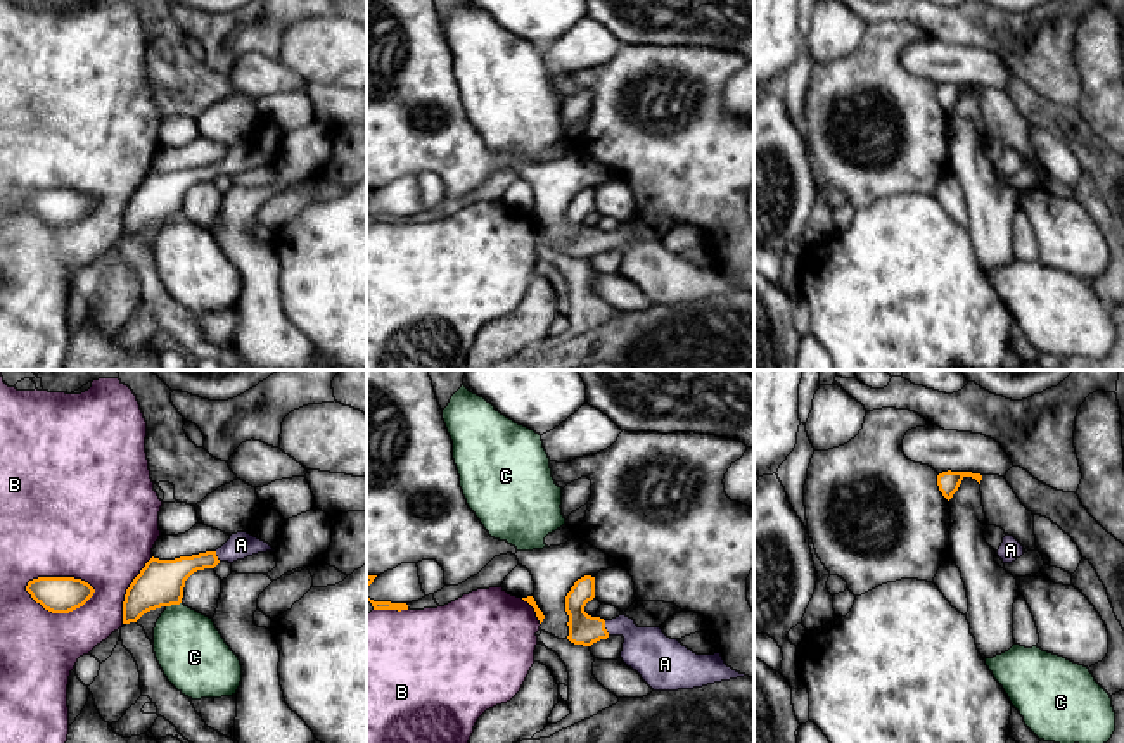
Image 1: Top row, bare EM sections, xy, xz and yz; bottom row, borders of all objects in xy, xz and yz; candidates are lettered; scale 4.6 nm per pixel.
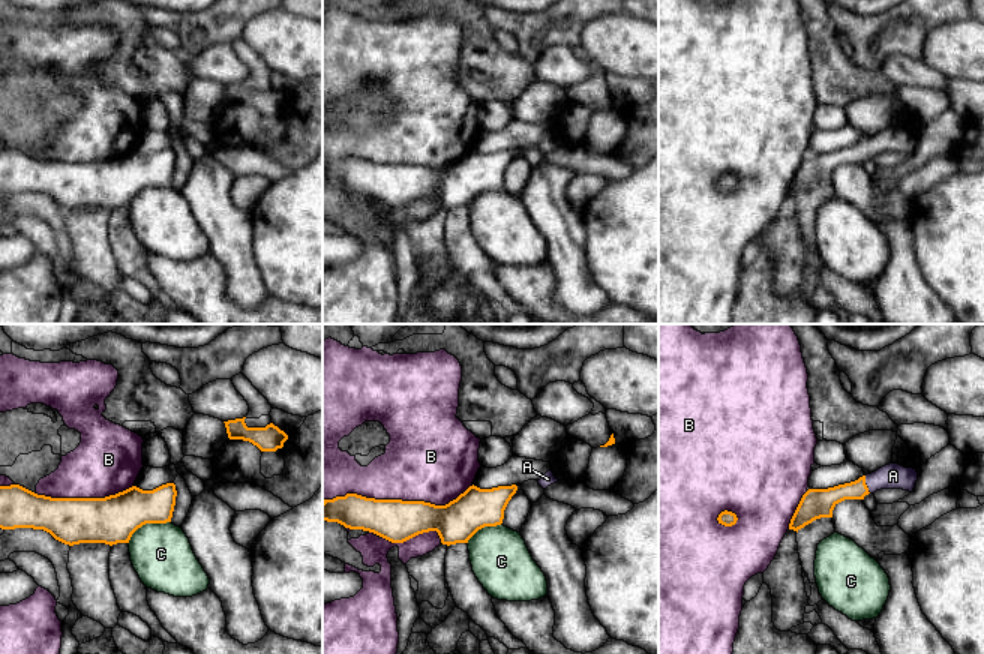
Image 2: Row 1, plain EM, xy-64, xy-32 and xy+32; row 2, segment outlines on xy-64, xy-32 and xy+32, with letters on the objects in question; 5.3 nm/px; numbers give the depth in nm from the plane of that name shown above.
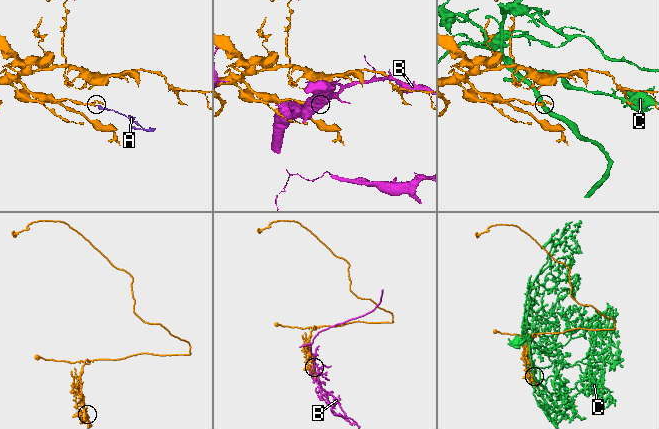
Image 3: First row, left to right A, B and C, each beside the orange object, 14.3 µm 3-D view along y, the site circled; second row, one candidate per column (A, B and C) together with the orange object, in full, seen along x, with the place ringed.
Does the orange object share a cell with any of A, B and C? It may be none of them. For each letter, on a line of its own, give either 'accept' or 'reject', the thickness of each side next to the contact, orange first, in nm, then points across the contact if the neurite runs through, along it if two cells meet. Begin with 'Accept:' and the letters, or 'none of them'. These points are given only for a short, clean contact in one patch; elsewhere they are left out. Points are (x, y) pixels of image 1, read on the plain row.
Accept: A
A: accept | 140/220 nm | across xz (583, 242), (604, 241), (625, 241), (647, 263)
B: reject | 180/500 nm
C: reject | 220/320 nm | along xy (180, 215), (166, 220)

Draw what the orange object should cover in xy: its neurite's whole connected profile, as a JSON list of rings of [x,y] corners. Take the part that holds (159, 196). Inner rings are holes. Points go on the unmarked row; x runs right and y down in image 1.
[[[237,145],[216,164],[175,173],[159,173],[152,169],[126,202],[123,237],[137,235],[144,226],[156,221],[180,218],[185,194],[194,185],[214,181],[220,175],[233,176],[266,164],[275,162],[247,145]]]

